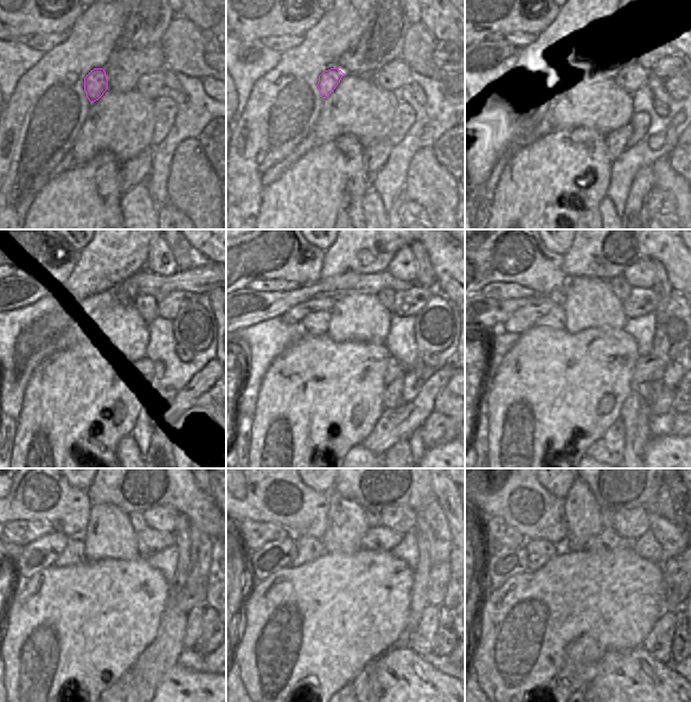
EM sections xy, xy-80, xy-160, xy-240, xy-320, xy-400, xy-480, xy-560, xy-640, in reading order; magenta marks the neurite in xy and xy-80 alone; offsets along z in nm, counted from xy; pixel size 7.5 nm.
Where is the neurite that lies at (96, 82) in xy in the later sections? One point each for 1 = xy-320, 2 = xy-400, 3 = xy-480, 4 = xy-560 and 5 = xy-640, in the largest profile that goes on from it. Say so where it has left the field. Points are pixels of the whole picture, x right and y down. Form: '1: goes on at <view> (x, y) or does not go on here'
1: goes on at xy-320 (317, 323)
2: goes on at xy-400 (556, 318)
3: goes on at xy-480 (74, 554)
4: goes on at xy-560 (309, 548)
5: goes on at xy-640 (539, 551)

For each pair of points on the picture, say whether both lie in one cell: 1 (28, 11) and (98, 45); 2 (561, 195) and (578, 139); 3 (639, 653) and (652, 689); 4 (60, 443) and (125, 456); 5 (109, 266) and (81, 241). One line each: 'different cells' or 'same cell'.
1: different cells
2: same cell
3: same cell
4: different cells
5: different cells

